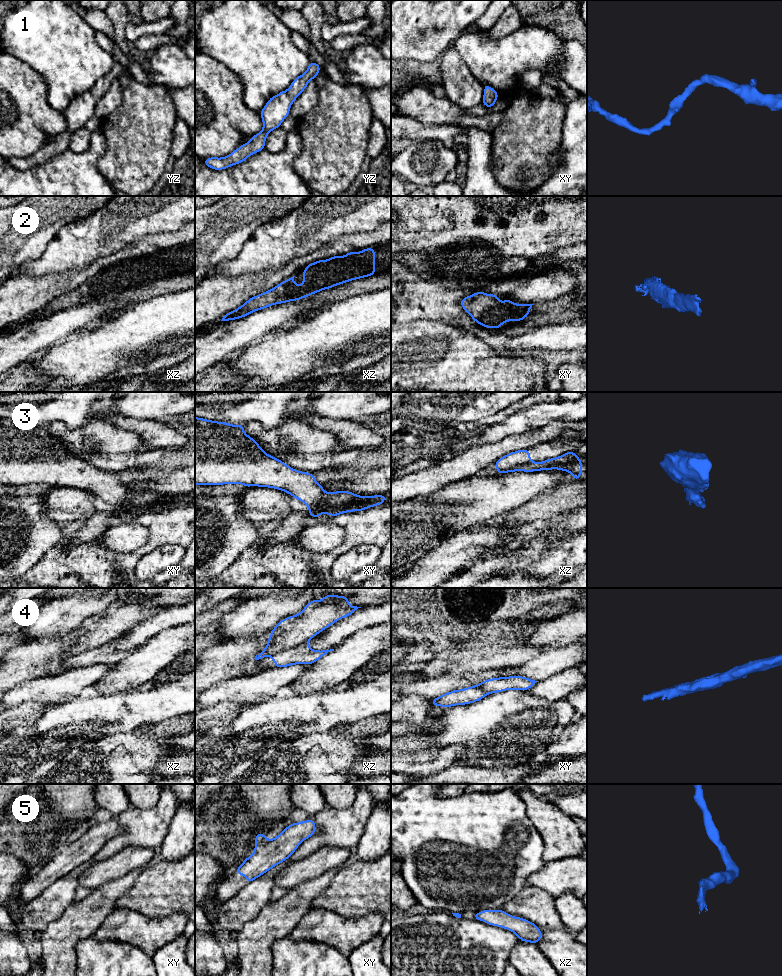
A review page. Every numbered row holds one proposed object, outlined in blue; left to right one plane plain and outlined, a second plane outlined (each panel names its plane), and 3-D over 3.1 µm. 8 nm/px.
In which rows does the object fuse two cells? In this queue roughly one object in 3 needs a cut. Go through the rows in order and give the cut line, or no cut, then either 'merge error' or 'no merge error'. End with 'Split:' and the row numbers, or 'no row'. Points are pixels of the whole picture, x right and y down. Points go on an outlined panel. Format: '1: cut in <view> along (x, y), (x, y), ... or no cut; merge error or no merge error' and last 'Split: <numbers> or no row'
1: no cut; no merge error
2: no cut; no merge error
3: cut in xz along (531, 461), (498, 473); merge error
4: cut in xz along (307, 640), (277, 652), (272, 656); merge error
5: no cut; no merge error
Split: 3, 4

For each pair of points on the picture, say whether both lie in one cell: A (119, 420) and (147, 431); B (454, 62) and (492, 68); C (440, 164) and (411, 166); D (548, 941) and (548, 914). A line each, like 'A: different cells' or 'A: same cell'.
A: same cell
B: different cells
C: same cell
D: different cells

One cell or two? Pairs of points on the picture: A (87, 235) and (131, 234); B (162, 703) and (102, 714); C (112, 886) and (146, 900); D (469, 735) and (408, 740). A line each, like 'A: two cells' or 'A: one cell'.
A: one cell
B: one cell
C: two cells
D: two cells

